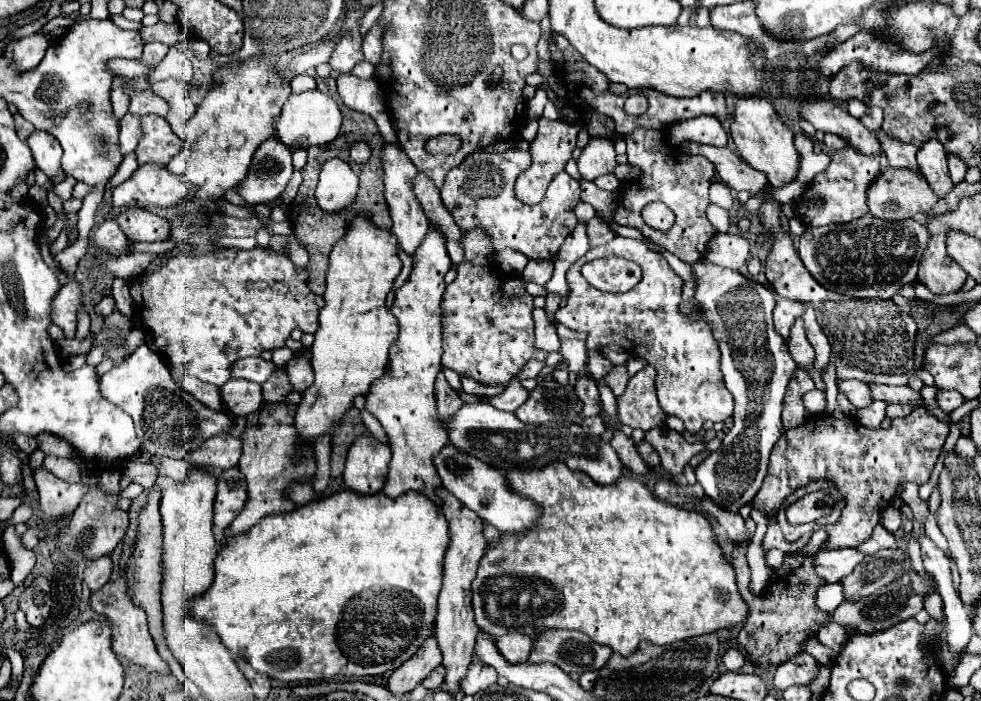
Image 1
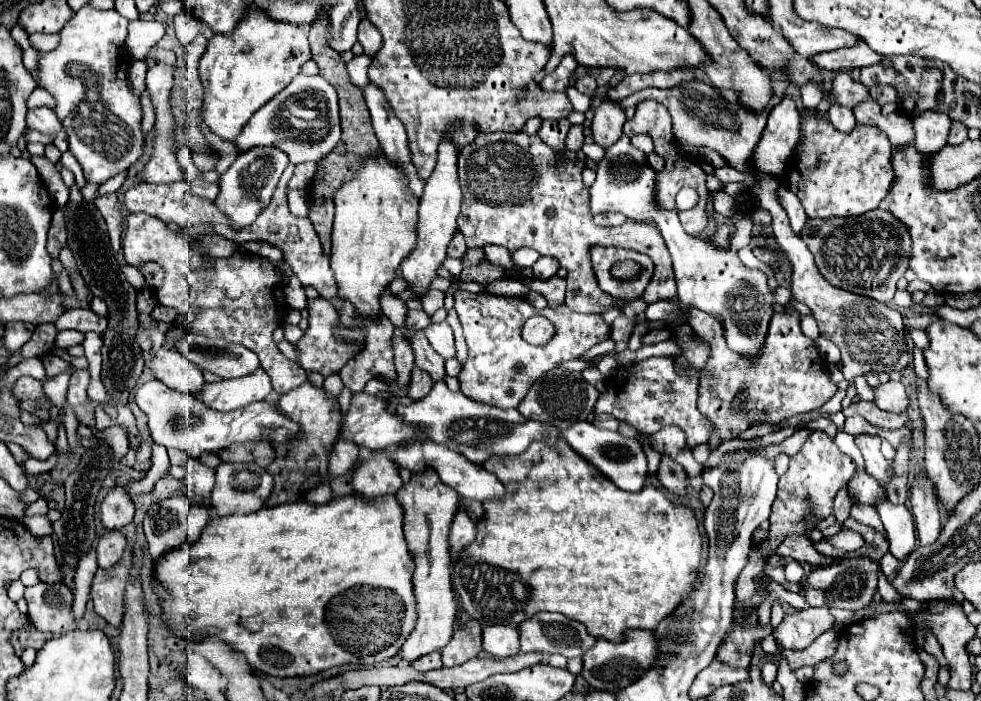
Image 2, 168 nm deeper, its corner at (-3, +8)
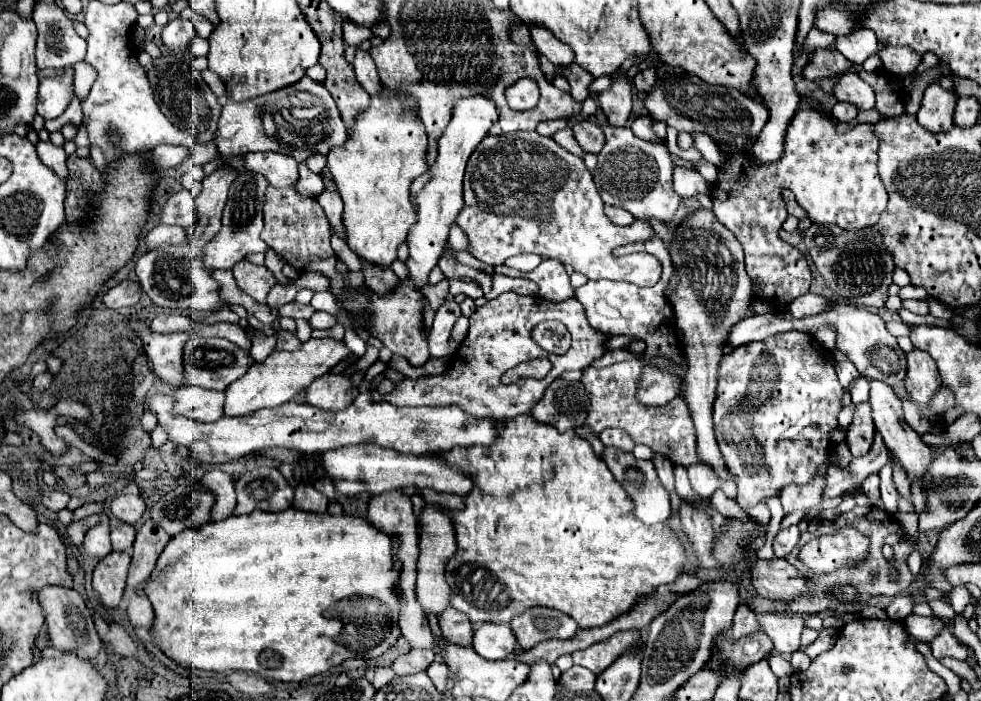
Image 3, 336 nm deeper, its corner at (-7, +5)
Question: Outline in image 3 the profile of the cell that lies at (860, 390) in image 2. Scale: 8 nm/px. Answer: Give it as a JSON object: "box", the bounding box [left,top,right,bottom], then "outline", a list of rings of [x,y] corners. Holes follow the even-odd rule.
{"box":[869,381,933,511],"outline":[[[869,381],[869,405],[871,405],[871,417],[875,423],[875,429],[881,433],[885,445],[889,447],[889,451],[905,465],[909,477],[911,477],[911,493],[913,493],[913,503],[917,507],[917,511],[923,509],[925,497],[923,497],[923,487],[921,487],[921,477],[925,475],[925,469],[929,465],[929,457],[933,457],[933,453],[929,453],[929,445],[925,445],[921,441],[921,437],[917,437],[917,433],[913,433],[913,429],[909,429],[909,425],[905,423],[903,417],[903,407],[901,407],[901,399],[895,395],[895,391],[881,383],[881,381]]]}

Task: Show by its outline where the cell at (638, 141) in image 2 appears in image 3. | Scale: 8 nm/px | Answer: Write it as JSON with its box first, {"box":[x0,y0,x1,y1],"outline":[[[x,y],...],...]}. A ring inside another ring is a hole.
{"box":[631,115,659,141],"outline":[[[649,115],[637,117],[637,119],[631,123],[631,131],[633,131],[635,137],[639,137],[639,139],[645,139],[645,141],[657,141],[659,137],[653,133],[651,123],[653,123],[653,119],[651,119]]]}

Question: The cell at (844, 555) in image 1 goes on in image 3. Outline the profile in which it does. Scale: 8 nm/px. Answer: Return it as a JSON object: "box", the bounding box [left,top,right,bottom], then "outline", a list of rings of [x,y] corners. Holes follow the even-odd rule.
{"box":[773,525,799,557],"outline":[[[791,525],[787,529],[781,529],[773,539],[773,551],[777,557],[785,557],[799,541],[799,527]]]}

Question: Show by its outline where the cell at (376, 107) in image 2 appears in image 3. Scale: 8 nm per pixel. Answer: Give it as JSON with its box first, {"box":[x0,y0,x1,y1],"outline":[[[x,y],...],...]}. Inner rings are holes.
{"box":[353,47,381,93],"outline":[[[357,47],[357,53],[355,53],[355,61],[353,61],[353,67],[355,67],[355,75],[357,75],[357,81],[361,83],[361,87],[367,91],[367,93],[379,93],[381,91],[381,79],[379,79],[379,73],[377,73],[377,67],[369,55],[369,51],[363,51]]]}

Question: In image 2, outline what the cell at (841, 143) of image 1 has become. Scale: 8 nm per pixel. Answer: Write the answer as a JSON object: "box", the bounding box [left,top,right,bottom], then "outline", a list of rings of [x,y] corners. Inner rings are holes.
{"box":[827,104,857,134],"outline":[[[841,104],[831,106],[827,116],[829,116],[829,122],[831,122],[837,130],[841,130],[841,132],[845,132],[845,134],[849,134],[849,132],[857,126],[855,116],[853,116],[853,110],[847,108],[847,106],[841,106]]]}

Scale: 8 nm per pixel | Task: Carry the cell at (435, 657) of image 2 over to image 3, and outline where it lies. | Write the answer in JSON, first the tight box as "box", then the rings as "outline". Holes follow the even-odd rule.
{"box":[391,649,433,675],"outline":[[[411,649],[409,653],[397,657],[391,663],[391,669],[395,671],[395,675],[405,675],[405,673],[417,673],[417,671],[425,671],[431,661],[433,661],[433,651],[429,649]]]}

